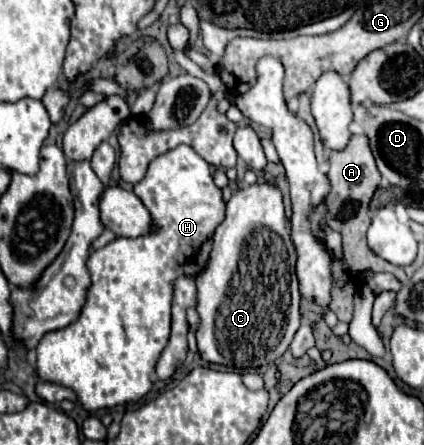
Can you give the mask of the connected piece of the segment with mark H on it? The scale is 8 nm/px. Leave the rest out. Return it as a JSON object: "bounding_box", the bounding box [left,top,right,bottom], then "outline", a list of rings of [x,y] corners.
{"bounding_box":[35,146,225,412],"outline":[[[179,146],[155,158],[147,170],[147,176],[135,186],[135,194],[149,208],[153,220],[157,220],[157,234],[141,238],[115,238],[105,248],[95,250],[87,260],[93,284],[87,292],[87,302],[81,316],[77,322],[69,324],[69,328],[47,332],[35,350],[37,376],[43,382],[71,388],[81,406],[89,412],[139,400],[151,390],[151,372],[169,340],[173,280],[183,274],[195,276],[205,268],[213,232],[225,218],[225,202],[221,198],[221,190],[211,178],[211,166],[189,146]]]}

